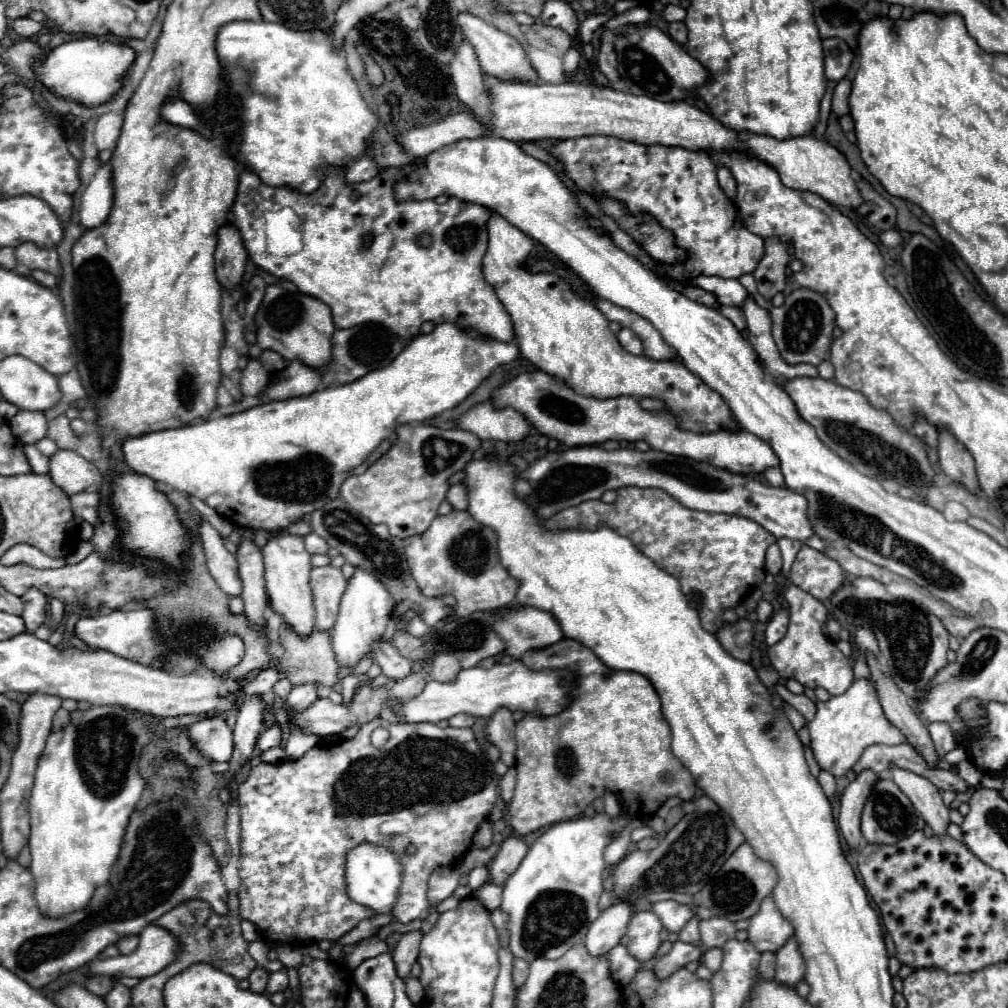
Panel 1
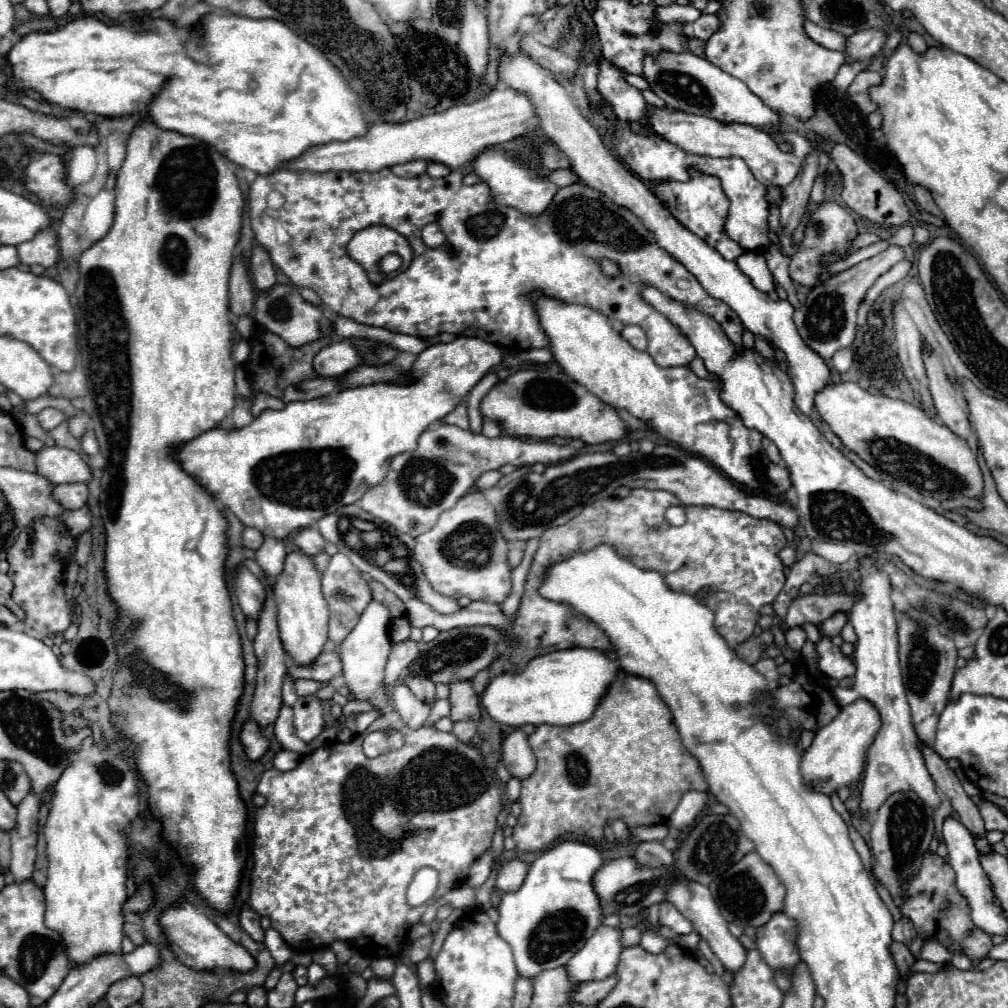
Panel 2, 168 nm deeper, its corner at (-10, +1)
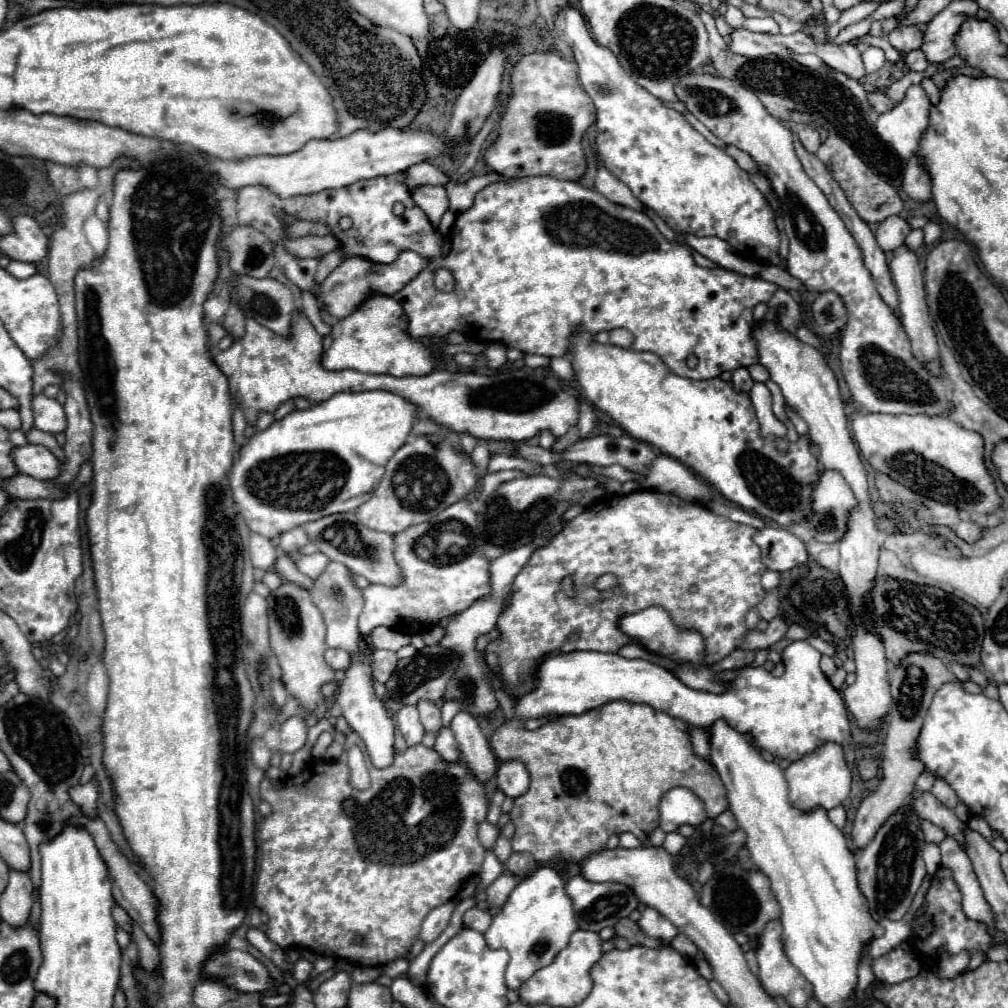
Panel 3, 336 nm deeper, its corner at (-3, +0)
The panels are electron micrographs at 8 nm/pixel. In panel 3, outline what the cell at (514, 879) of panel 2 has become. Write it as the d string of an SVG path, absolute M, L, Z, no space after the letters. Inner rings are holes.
M503 872L503 874L485 890L489 906L499 908L501 902L505 902L505 898L511 894L511 890L513 890L515 884L517 884L517 876L509 874L509 872Z

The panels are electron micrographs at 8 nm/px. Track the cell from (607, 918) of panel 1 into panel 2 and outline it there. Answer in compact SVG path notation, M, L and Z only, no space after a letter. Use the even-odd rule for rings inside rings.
M600 925L586 945L566 963L568 979L574 985L606 979L616 971L620 953L620 929Z

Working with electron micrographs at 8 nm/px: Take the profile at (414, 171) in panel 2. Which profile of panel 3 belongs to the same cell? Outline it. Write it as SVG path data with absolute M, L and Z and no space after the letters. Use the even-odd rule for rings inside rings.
M423 184L417 188L411 188L411 196L417 202L417 206L421 206L425 210L425 214L431 218L431 222L435 226L439 226L443 212L449 208L449 198L447 198L445 188Z

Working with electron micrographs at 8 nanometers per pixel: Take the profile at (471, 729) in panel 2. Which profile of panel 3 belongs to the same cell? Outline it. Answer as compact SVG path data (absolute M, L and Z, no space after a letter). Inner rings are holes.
M443 726L441 730L439 730L439 734L437 734L437 742L435 742L435 750L441 754L441 758L445 758L447 762L455 762L455 760L459 760L459 744L457 744L457 740L455 740L455 736L453 736L453 732L447 728L447 726Z

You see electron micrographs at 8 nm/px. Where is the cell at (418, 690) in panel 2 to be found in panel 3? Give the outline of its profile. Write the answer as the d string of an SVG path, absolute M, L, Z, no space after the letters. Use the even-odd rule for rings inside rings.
M419 700L415 706L419 710L419 716L421 716L421 722L423 722L425 730L437 732L443 726L443 722L441 722L441 710L439 710L437 704L433 704L429 700Z

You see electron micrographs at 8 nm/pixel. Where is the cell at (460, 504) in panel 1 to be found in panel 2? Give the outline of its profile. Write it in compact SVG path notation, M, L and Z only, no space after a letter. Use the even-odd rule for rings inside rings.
M496 469L496 471L488 471L488 473L484 473L478 481L476 481L476 487L480 487L480 489L490 489L490 487L494 487L498 481L500 481L500 477L502 477L502 473Z

